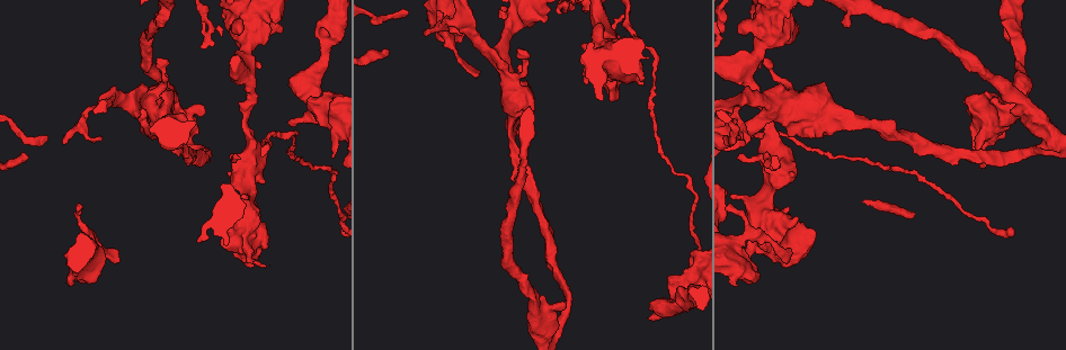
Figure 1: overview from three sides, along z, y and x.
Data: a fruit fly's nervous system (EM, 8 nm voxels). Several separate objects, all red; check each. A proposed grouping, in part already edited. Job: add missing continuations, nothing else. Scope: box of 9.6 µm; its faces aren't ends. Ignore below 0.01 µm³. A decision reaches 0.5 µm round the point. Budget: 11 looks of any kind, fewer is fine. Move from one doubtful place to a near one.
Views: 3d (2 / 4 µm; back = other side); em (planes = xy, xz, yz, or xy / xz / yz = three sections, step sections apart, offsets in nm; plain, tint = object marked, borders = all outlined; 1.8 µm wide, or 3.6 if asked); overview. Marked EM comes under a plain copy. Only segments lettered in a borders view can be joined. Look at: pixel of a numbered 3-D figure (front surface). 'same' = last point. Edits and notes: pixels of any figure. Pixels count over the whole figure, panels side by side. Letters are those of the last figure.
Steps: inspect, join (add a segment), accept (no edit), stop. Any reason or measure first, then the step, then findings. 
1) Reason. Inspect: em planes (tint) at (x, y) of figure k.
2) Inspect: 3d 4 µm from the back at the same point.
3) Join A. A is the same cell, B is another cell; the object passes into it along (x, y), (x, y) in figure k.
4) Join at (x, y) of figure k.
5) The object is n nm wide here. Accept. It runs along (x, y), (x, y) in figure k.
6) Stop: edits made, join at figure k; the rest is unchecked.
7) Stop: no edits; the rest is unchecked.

Thick end. Inspect: em yz step 8 (tint) at (68, 284) of figure 1.

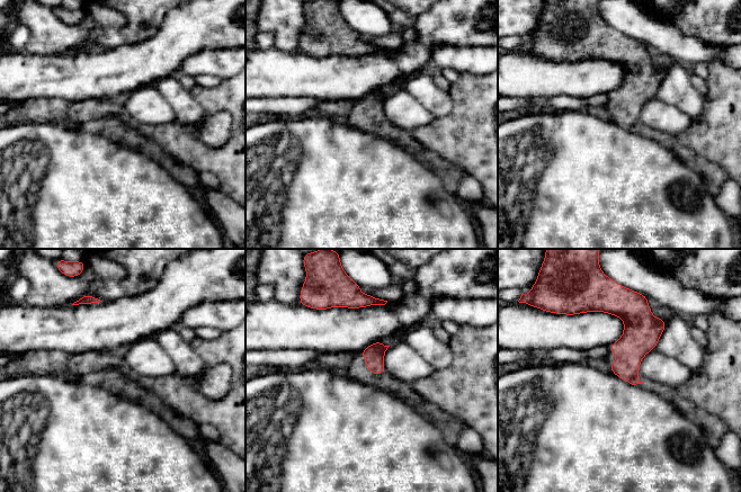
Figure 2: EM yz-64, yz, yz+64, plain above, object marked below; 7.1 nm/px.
Inspect: em planes (borders) at the same point.

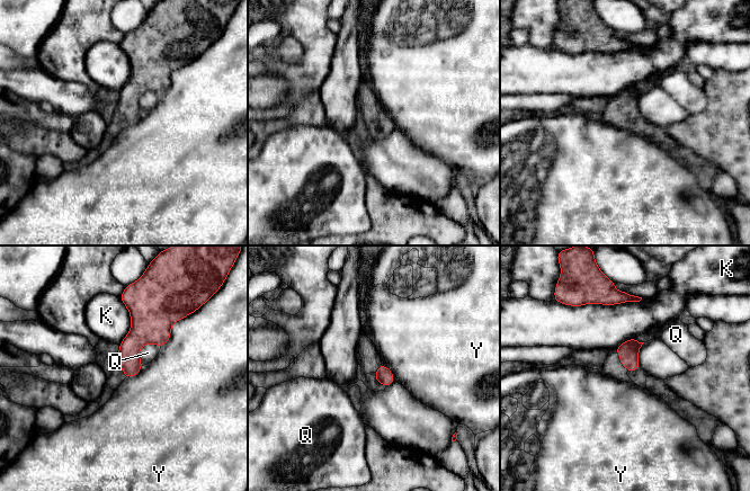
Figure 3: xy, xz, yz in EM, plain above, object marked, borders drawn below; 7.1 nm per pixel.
The longest contact is with K, 400 nm. Accept. K, Q and Y are other cells; none of them fits.

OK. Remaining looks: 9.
Free end. Inspect: em xy step 8 (borders) at (24, 156) of figure 1.

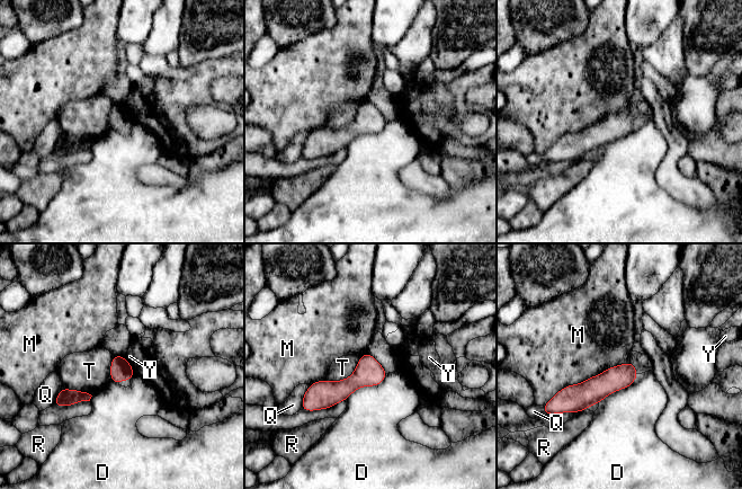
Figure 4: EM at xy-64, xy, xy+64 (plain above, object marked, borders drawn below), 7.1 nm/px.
Accept. D, M, Q, R, T and Y are other cells; none of them fits.

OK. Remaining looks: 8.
Branch point. Inspect: 3d 4 µm at (1006, 114) of figure 1.

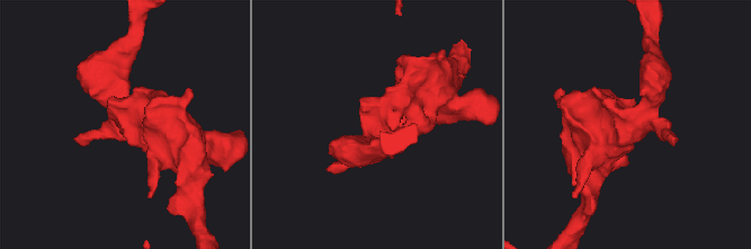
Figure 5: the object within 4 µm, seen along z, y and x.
3 arms meet here; the arms are 190, 400, 550 nm wide. Inspect: em planes (borders) at (123, 121) of figure 5.

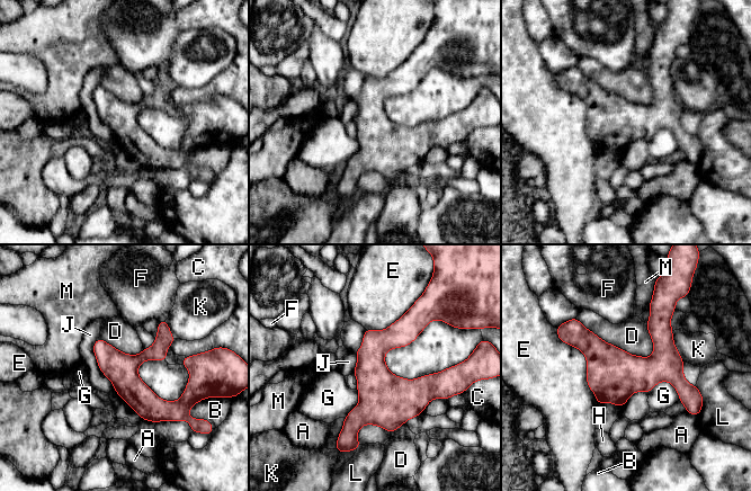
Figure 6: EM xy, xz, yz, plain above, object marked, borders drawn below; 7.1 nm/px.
Accept. A, B, C, D, E, F, G, H, J, K, L and M are other cells; it runs along (96, 345), (153, 405), (184, 398), (190, 365) in figure 6; none of them fits.

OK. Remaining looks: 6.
Sharp bend. Inspect: em planes (tint) at (332, 14) of figure 1.

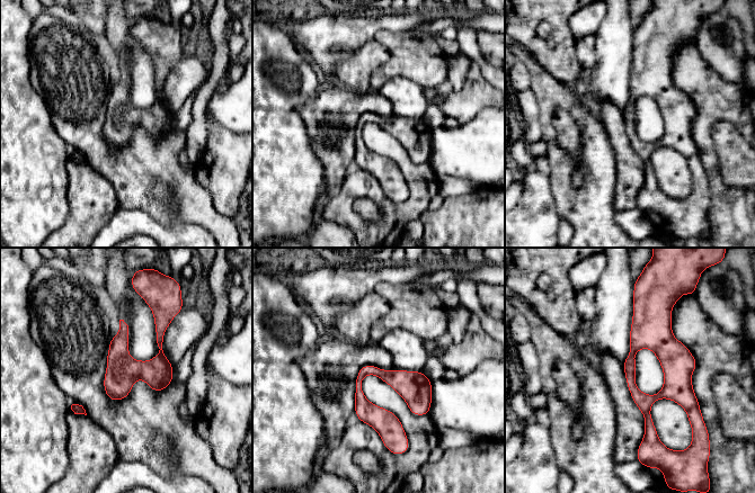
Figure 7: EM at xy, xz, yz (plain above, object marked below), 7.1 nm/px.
See the neighbours. Inspect: em planes (borders) at the same point.

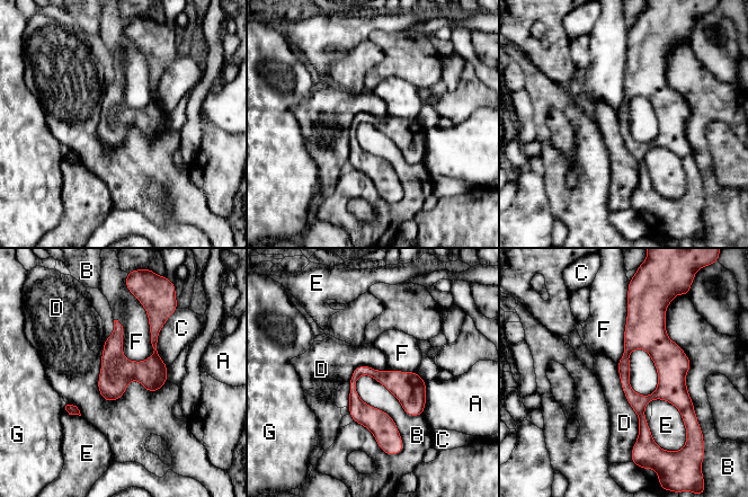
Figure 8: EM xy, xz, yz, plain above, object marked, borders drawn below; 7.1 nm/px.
Accept. A, B, C, D, E, F and G are other cells; a border runs along (359, 375), (403, 446) in figure 8; no lettered segment goes on from it.

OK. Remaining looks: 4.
Stop: no edits; the rest is unchecked.

